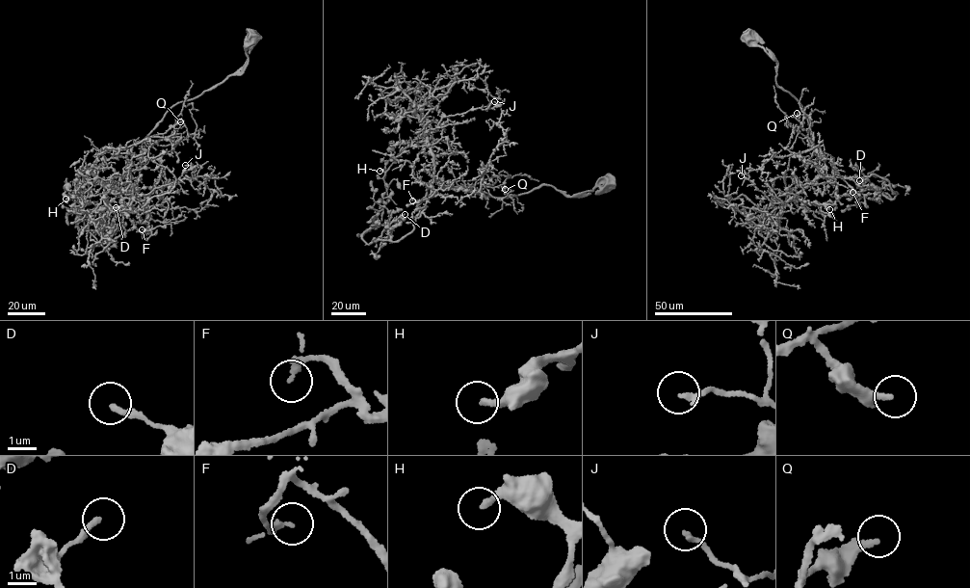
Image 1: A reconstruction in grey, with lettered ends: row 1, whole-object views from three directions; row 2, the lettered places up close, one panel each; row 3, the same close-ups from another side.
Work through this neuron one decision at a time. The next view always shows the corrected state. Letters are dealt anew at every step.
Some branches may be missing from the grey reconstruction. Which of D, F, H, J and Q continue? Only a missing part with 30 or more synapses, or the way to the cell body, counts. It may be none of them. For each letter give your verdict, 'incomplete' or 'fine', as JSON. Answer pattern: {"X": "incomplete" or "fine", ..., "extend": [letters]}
{"D": "fine", "F": "fine", "H": "fine", "J": "fine", "Q": "incomplete", "extend": ["Q"]}

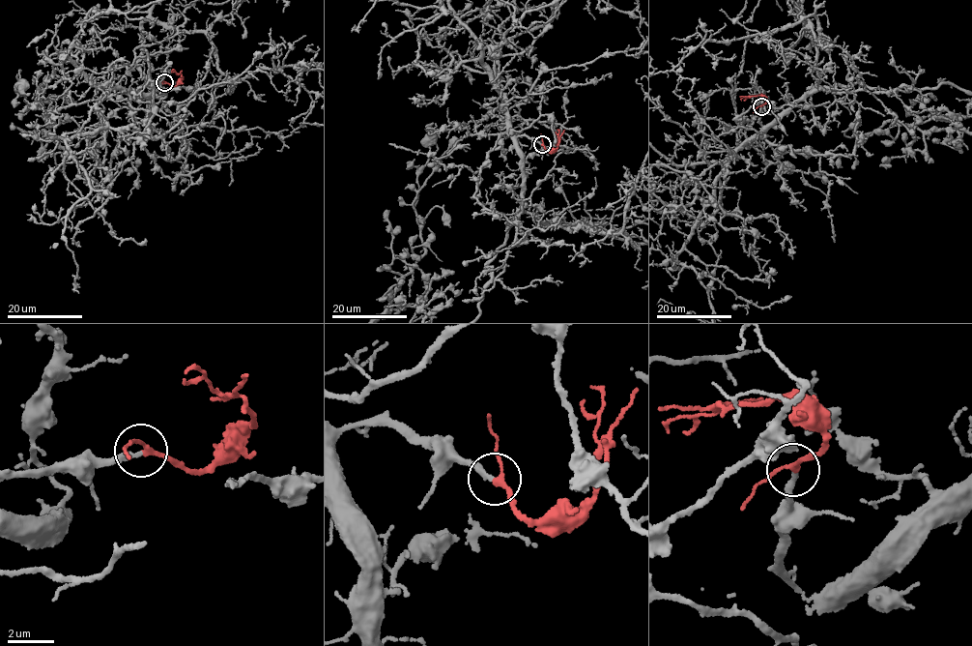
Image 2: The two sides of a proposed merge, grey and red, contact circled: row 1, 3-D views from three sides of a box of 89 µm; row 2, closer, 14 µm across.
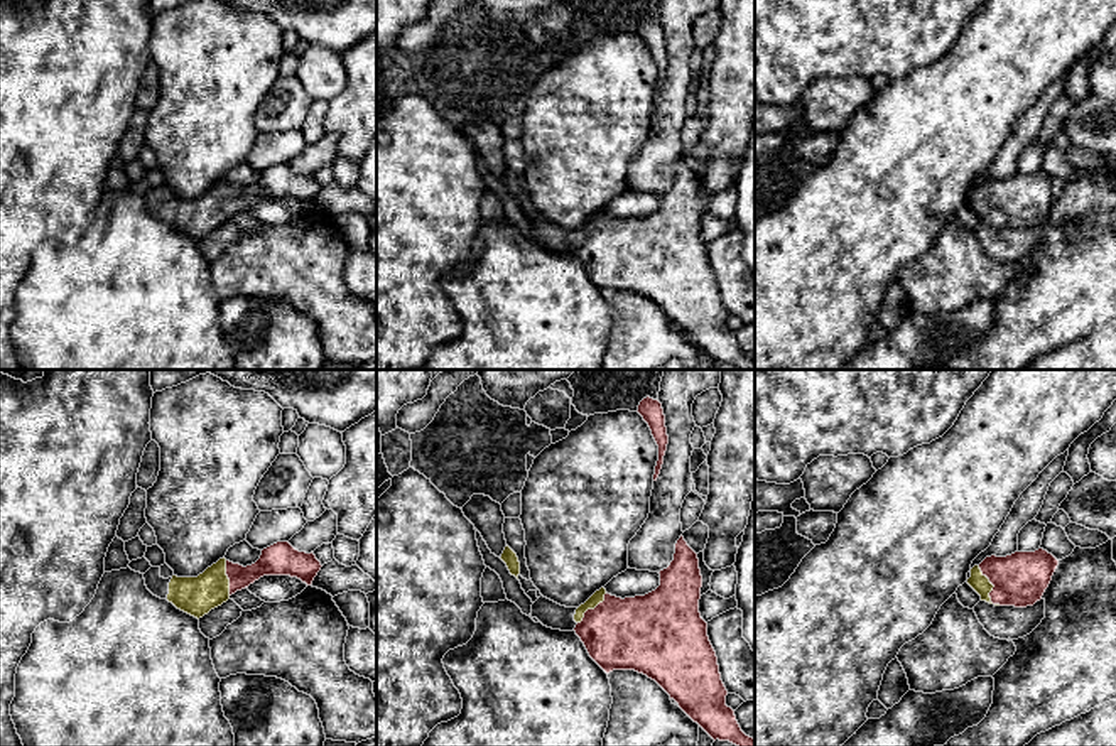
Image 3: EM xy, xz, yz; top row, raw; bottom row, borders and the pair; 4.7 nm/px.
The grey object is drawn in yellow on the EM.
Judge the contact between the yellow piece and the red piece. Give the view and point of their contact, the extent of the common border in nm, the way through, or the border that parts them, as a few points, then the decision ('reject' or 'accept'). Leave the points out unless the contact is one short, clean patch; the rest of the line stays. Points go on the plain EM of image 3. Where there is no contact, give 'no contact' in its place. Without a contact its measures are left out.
meets yellow in yz at (993, 208); contact 220 nm long; runs through yz (980, 205), (993, 208), (1020, 201); accept

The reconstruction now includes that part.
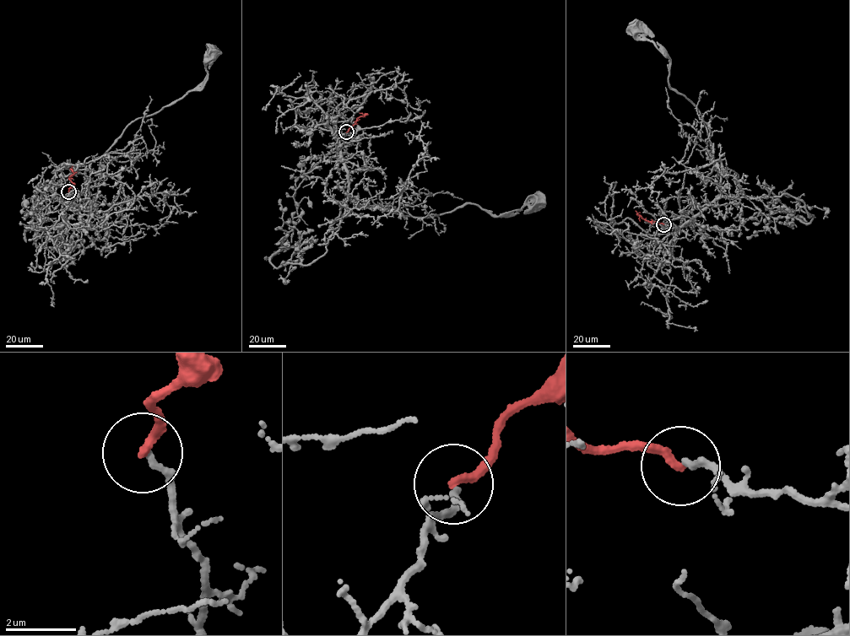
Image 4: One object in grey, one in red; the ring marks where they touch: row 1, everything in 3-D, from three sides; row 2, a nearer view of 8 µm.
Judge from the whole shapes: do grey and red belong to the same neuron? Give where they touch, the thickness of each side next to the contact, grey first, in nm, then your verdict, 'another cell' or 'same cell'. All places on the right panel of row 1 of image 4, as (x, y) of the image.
(663, 224) | 150/240 nm | another cell

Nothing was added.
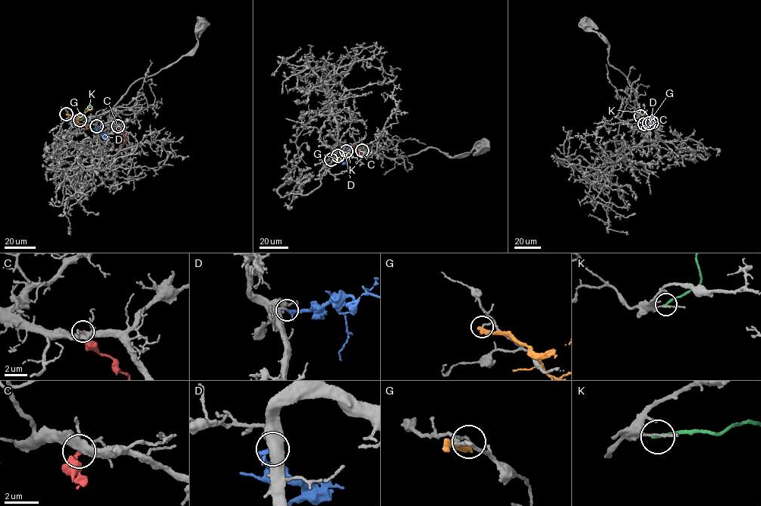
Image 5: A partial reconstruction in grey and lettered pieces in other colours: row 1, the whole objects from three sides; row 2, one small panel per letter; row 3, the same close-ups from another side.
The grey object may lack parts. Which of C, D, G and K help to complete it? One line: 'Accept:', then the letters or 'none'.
Accept: D

